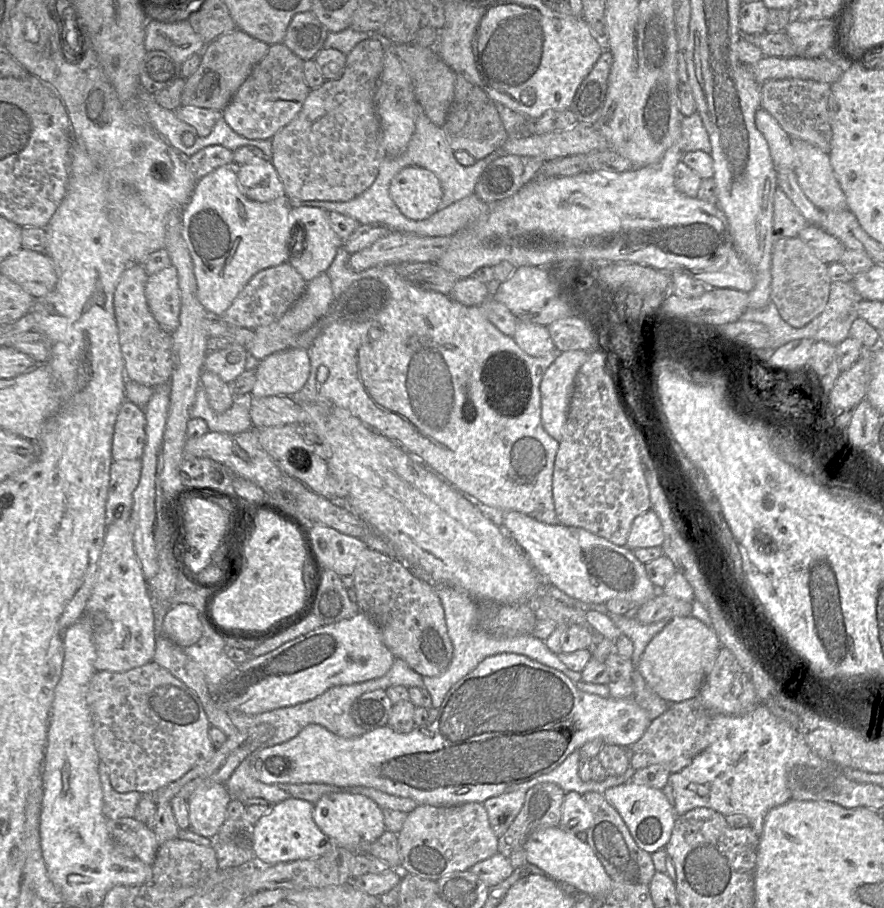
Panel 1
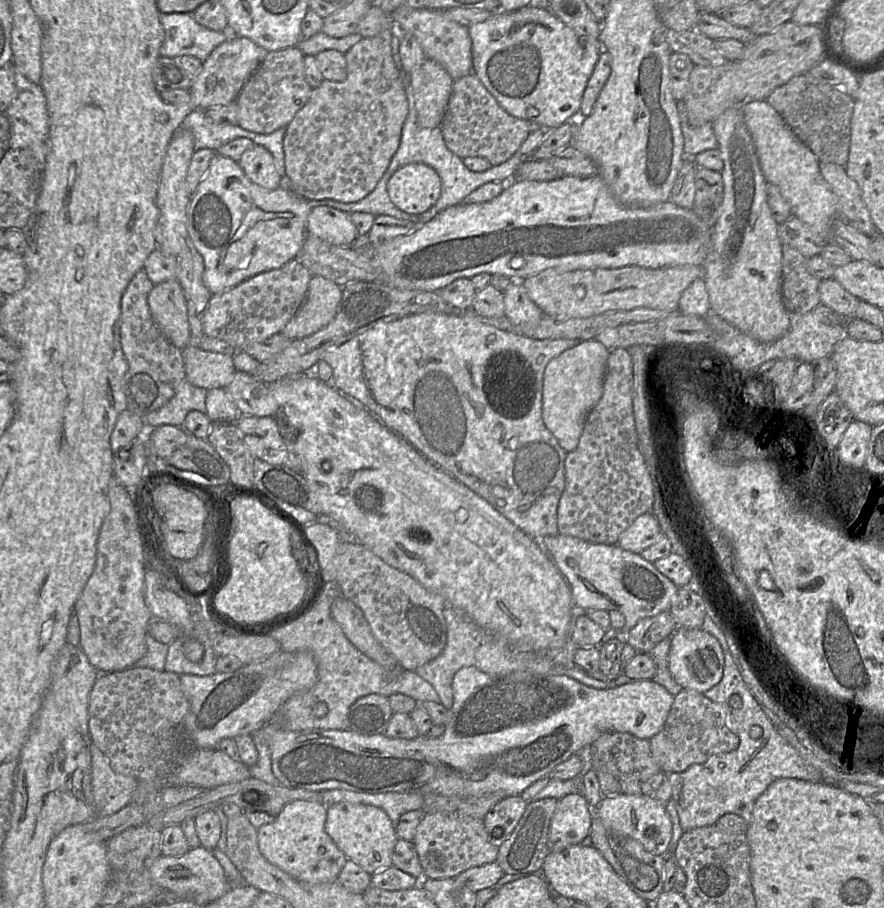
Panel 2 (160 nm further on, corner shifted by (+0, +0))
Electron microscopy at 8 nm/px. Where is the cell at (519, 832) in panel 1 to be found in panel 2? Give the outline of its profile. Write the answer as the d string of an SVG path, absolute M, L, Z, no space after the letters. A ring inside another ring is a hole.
M542 798L527 803L525 811L515 829L498 848L496 862L505 874L535 872L542 868L549 852L549 829L552 816L557 806L554 798Z

